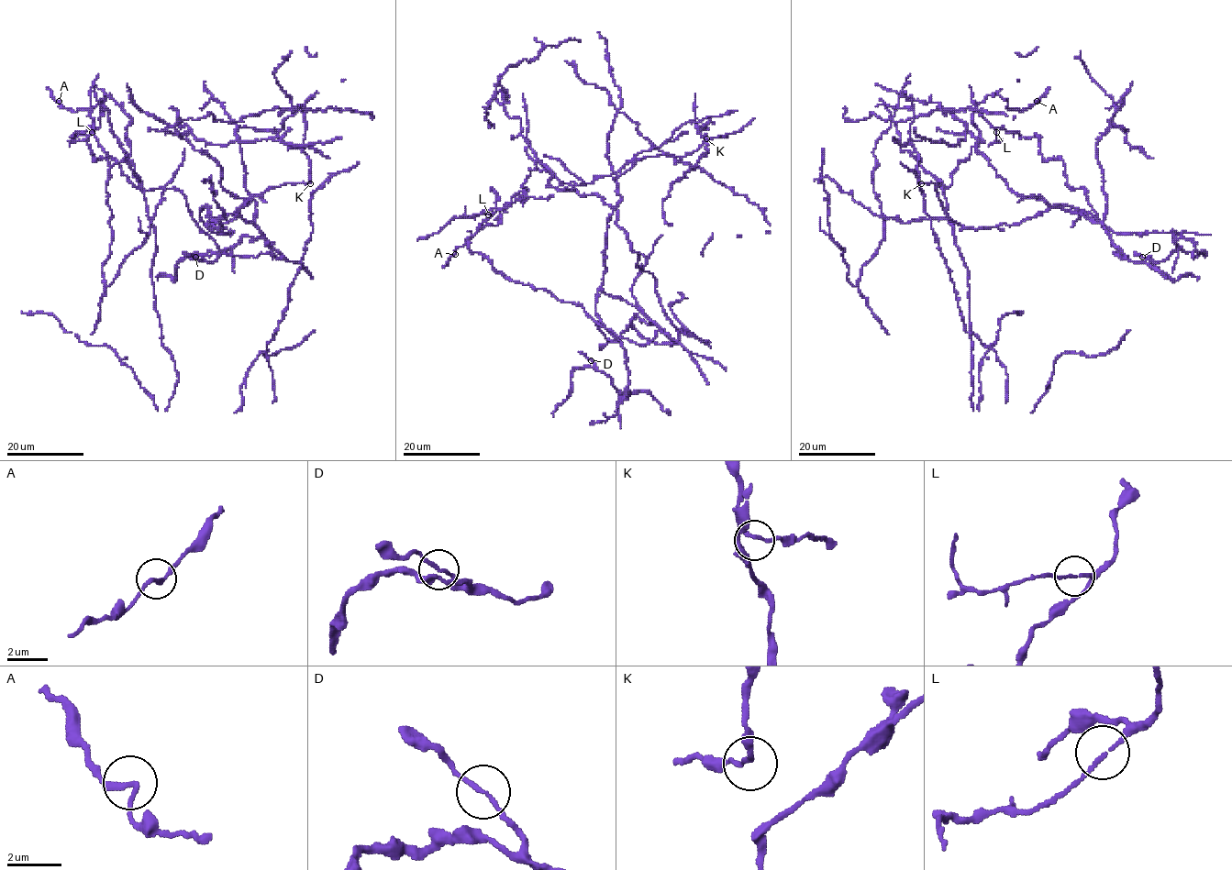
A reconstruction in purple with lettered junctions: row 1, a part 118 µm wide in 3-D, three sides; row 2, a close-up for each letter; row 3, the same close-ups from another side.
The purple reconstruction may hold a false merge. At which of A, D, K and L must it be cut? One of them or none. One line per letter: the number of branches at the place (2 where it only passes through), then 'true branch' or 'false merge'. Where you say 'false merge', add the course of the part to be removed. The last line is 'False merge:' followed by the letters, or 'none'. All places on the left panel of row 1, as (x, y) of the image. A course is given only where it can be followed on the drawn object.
A: 2 branches meet; true branch
D: 2 branches meet; true branch
K: 2 branches meet; true branch
L: 2 branches meet; true branch
False merge: none

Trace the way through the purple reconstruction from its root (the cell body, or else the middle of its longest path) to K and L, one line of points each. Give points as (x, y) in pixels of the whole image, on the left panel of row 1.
K: (158, 188), (178, 189), (206, 232), (205, 205), (211, 224), (224, 229), (256, 195), (310, 183)
L: (158, 188), (140, 191), (115, 160), (94, 160), (86, 136), (72, 137), (94, 127), (92, 133)

